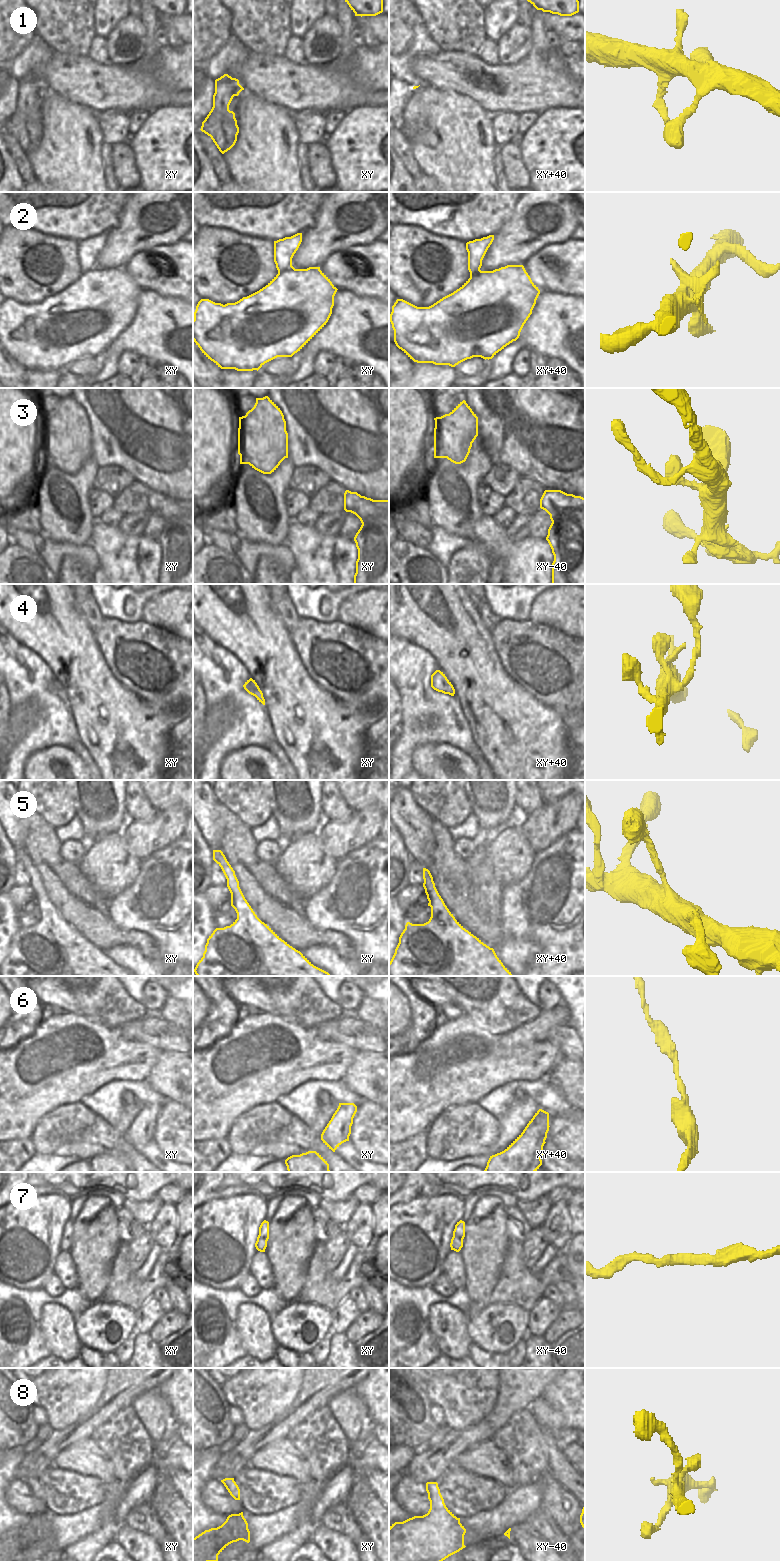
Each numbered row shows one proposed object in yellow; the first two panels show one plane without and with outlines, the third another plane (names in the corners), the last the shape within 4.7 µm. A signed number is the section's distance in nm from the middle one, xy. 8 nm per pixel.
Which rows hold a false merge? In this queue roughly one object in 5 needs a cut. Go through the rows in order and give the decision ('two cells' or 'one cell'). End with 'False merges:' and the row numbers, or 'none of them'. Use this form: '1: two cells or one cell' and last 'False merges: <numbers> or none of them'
1: one cell
2: one cell
3: one cell
4: two cells
5: one cell
6: one cell
7: one cell
8: one cell
False merges: 4

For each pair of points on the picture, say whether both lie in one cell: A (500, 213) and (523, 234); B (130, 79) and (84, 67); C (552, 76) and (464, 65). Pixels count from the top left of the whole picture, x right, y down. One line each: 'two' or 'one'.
A: two
B: one
C: one

